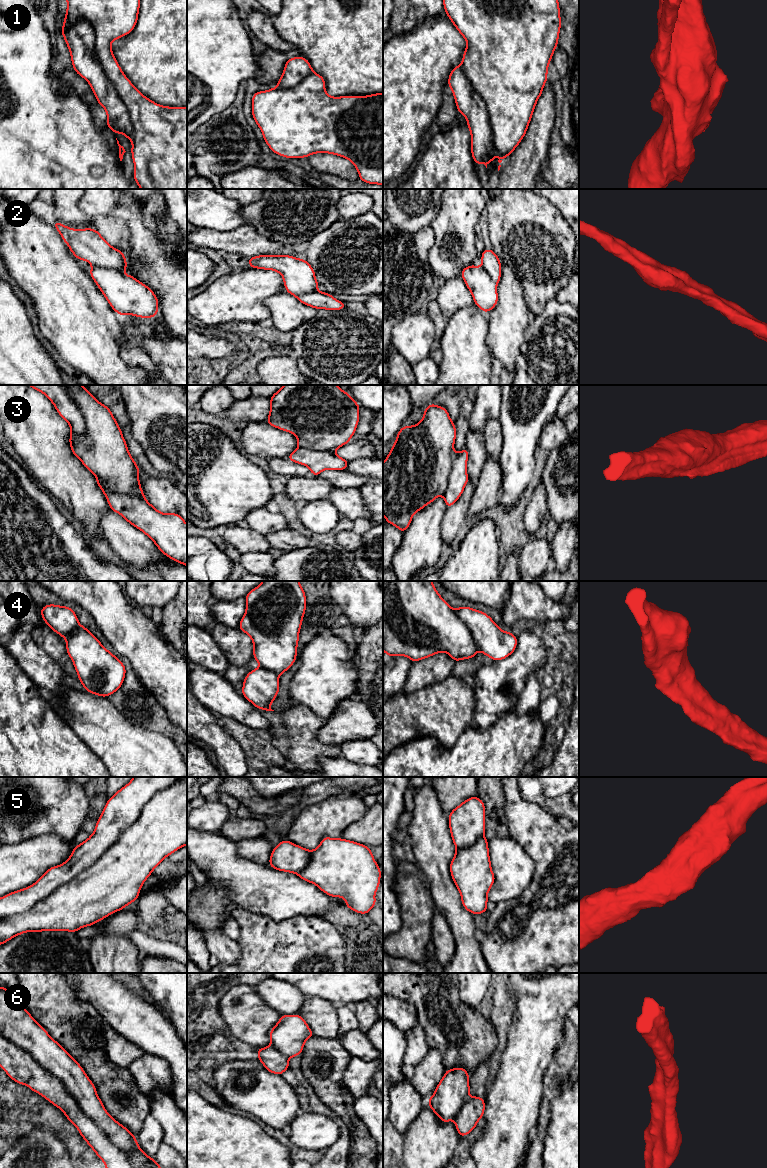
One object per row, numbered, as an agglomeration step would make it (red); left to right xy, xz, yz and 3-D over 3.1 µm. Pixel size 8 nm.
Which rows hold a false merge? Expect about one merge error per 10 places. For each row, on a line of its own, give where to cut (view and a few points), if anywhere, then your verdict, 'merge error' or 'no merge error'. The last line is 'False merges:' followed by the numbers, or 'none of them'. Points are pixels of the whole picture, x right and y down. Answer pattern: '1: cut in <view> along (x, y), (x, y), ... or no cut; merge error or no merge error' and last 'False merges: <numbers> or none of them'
1: cut in xy along (65, 16), (92, 26), (94, 51), (125, 105), (132, 140); merge error
2: no cut; no merge error
3: cut in xy along (62, 385), (83, 417), (85, 433), (82, 436); merge error
4: no cut; no merge error
5: no cut; no merge error
6: no cut; no merge error
False merges: 1, 3

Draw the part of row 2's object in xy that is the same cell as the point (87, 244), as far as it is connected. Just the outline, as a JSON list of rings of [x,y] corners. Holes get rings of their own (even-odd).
[[[55,221],[52,225],[78,260],[85,260],[92,265],[89,272],[111,308],[120,316],[134,315],[141,318],[153,318],[158,314],[159,299],[147,285],[135,277],[123,273],[128,269],[125,254],[113,248],[98,232],[92,228],[73,229]]]

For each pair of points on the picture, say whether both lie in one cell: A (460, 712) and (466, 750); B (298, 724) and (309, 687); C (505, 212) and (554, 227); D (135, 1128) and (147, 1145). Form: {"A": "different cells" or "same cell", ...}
{"A": "different cells", "B": "different cells", "C": "same cell", "D": "different cells"}

